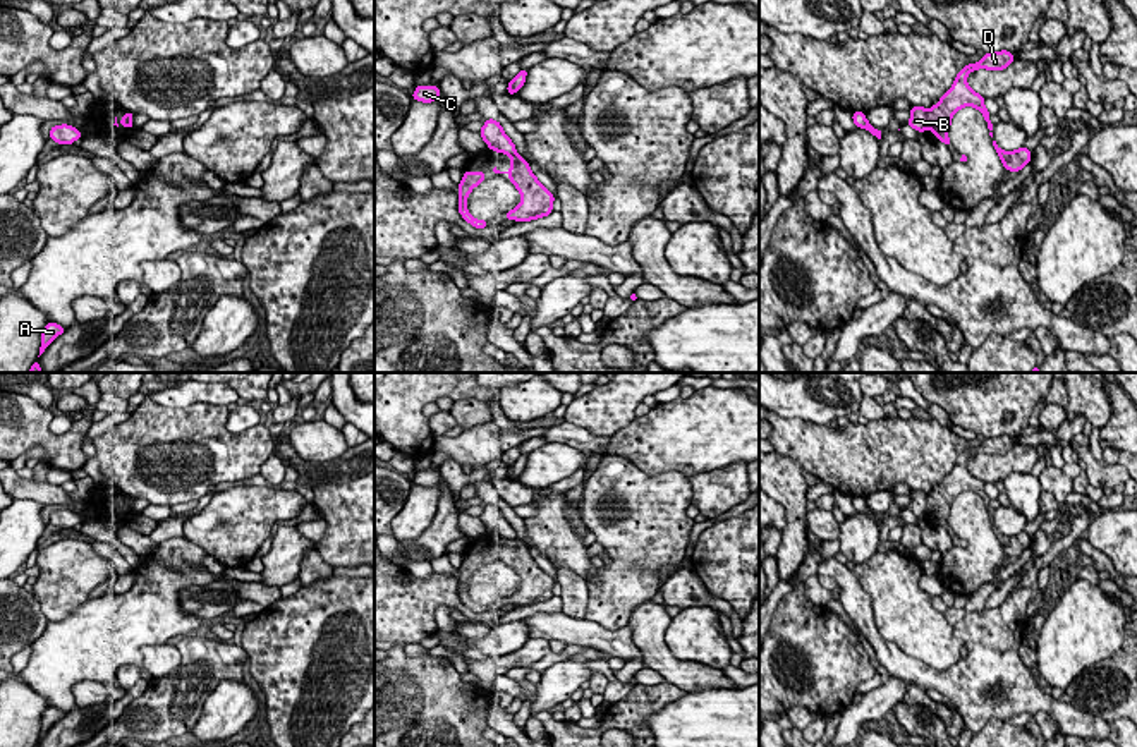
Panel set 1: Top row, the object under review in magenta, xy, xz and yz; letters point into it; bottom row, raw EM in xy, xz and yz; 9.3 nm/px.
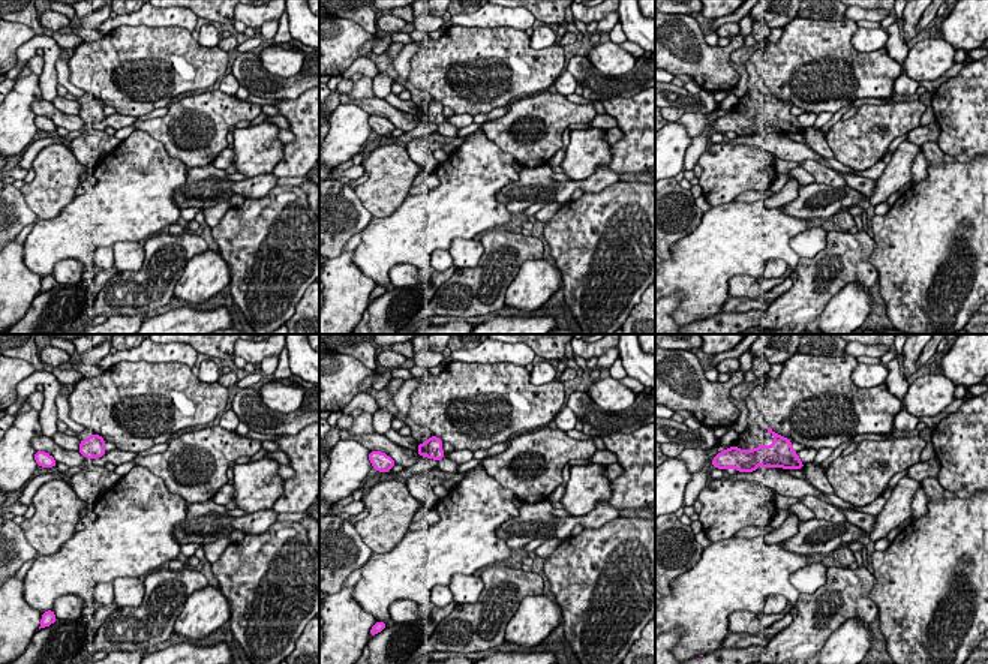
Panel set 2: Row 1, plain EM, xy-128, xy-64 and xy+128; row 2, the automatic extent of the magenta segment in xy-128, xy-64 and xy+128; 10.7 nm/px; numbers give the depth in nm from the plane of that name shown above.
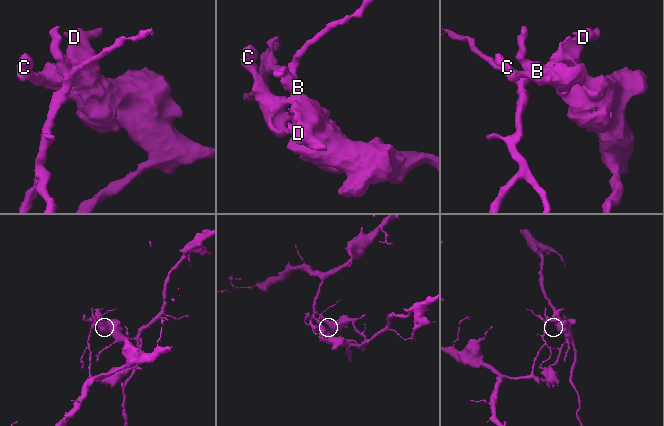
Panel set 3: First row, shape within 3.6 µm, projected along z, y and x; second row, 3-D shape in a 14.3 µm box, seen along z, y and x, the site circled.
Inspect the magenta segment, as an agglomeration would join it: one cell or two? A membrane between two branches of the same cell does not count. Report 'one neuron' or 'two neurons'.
two neurons

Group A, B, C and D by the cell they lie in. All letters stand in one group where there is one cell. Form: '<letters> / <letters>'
A B / C D

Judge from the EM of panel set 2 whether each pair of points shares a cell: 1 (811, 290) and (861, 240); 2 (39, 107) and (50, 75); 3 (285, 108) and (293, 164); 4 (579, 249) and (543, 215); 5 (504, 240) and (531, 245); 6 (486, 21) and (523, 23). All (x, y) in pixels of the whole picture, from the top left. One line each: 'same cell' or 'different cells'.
1: same cell
2: different cells
3: same cell
4: different cells
5: same cell
6: same cell

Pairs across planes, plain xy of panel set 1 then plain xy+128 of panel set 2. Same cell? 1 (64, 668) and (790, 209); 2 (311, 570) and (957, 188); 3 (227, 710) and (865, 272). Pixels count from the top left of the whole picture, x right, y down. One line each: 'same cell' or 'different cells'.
1: different cells
2: different cells
3: different cells

